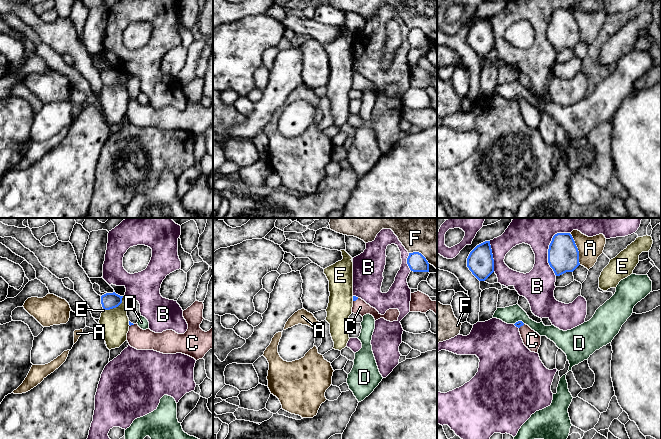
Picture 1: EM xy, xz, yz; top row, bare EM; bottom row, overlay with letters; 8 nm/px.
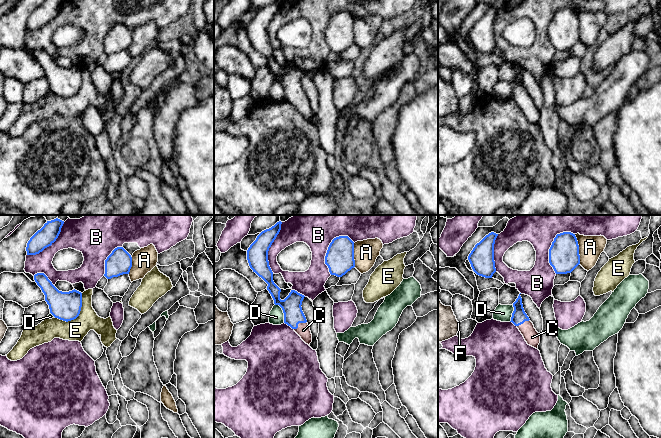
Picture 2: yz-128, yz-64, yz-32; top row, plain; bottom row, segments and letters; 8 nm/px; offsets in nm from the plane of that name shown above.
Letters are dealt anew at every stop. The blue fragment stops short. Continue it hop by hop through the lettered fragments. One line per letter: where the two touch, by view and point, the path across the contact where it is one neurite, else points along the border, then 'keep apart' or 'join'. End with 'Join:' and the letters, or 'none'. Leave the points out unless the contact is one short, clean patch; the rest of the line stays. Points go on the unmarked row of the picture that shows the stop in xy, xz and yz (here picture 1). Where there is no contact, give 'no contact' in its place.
A: contact yz (577, 25); keep apart
B: contact yz (549, 24); keep apart
C: contact xz (355, 76); way xz (355, 74), (355, 76), (360, 83); join
D: contact yz (519, 97); keep apart
E: contact xy (115, 83); border xy (123, 72), (122, 77), (117, 82), (103, 86); keep apart
F: contact xz (420, 29); keep apart
Join: C

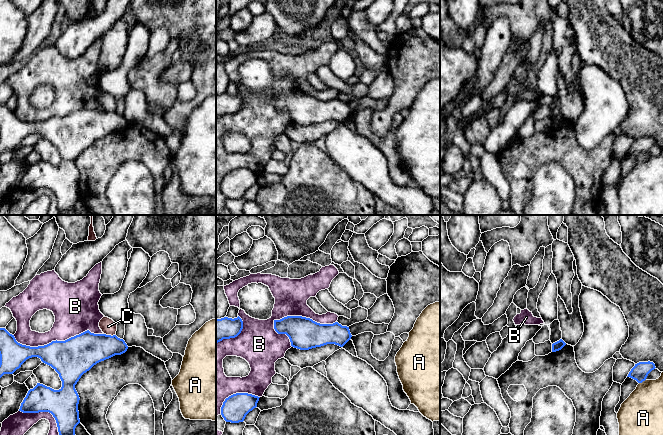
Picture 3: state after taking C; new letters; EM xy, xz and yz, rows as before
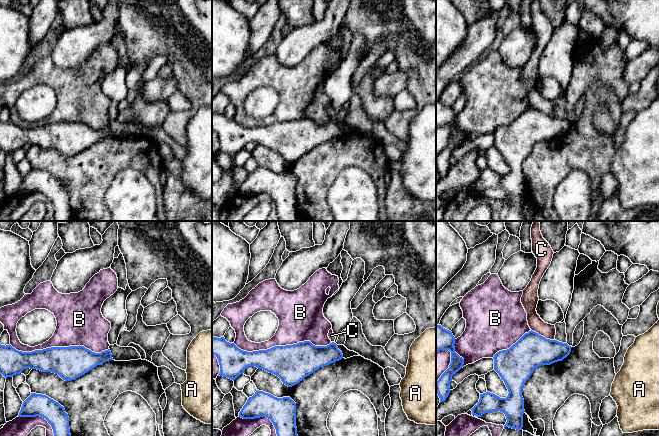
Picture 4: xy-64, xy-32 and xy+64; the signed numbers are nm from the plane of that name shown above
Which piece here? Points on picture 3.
A: contact yz (642, 157); border yz (645, 155), (639, 159); keep apart
B: contact xz (301, 92); keep apart
C: contact xy (109, 111); border xy (104, 109), (114, 111); keep apart
Join: none

